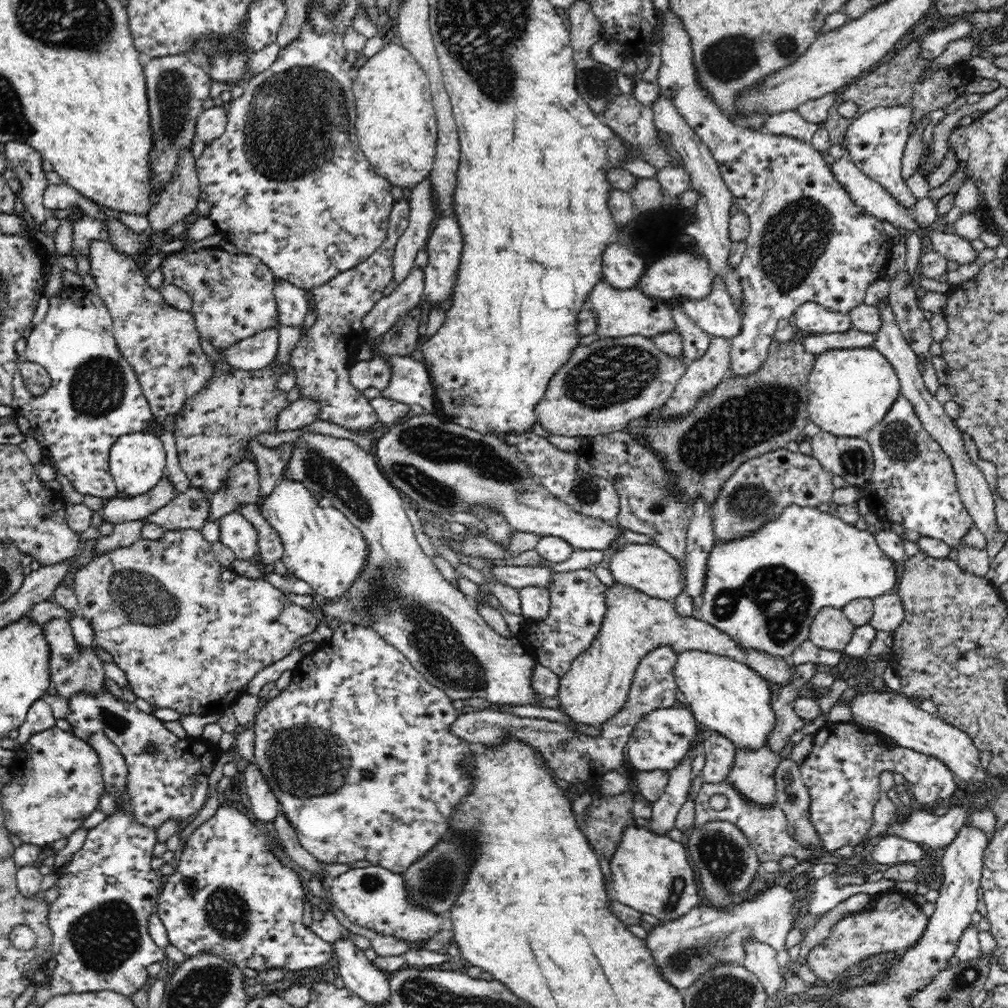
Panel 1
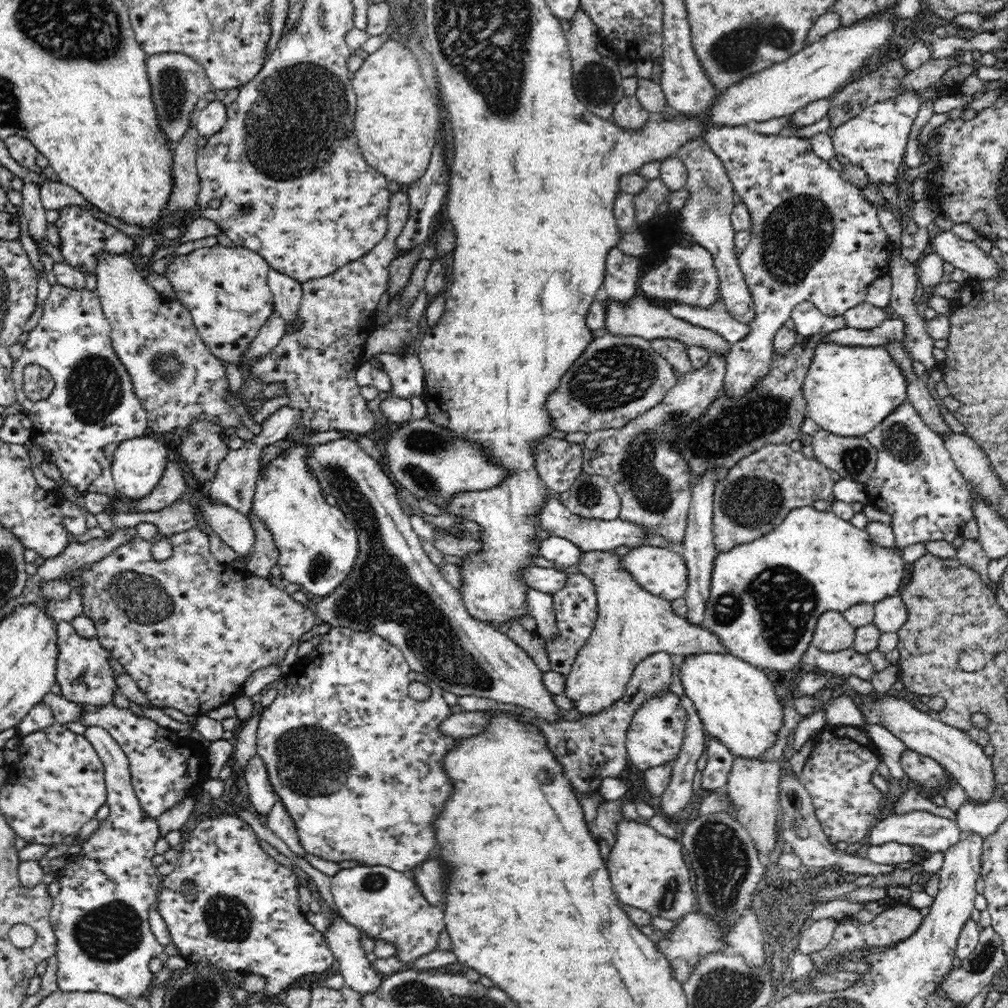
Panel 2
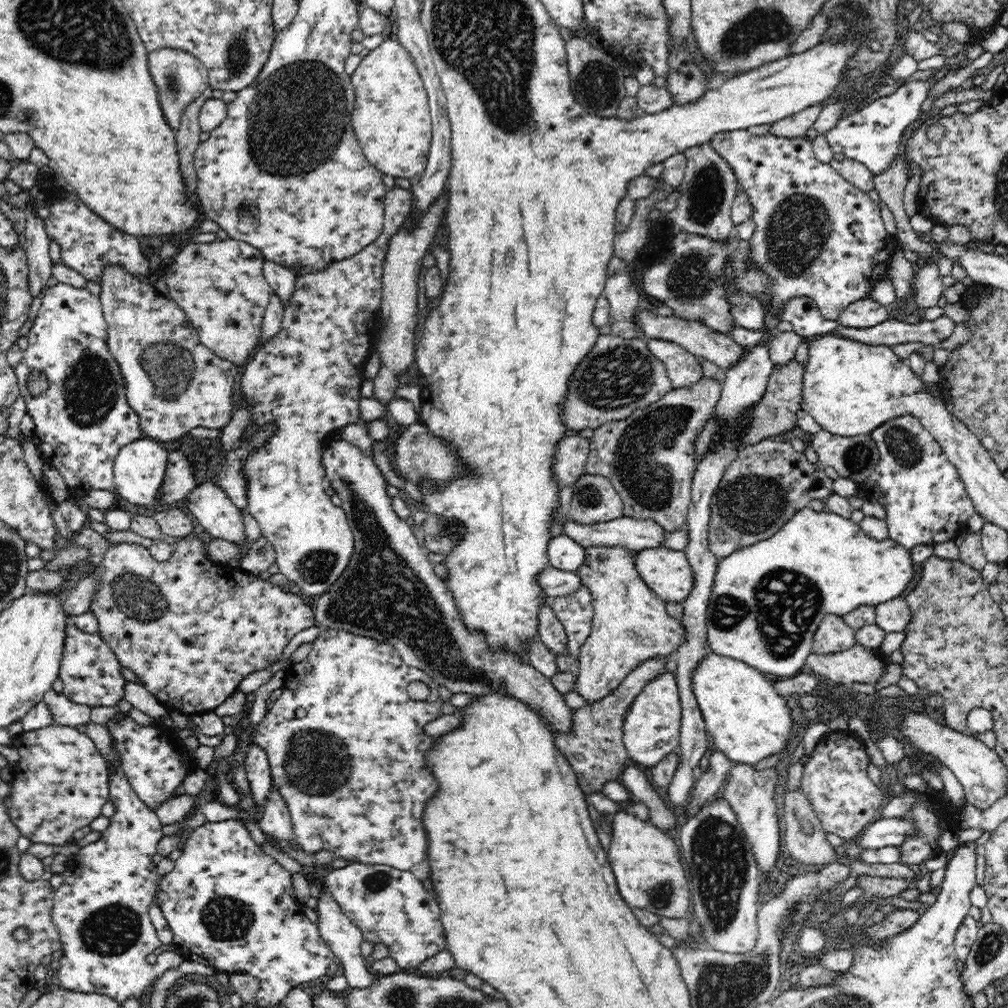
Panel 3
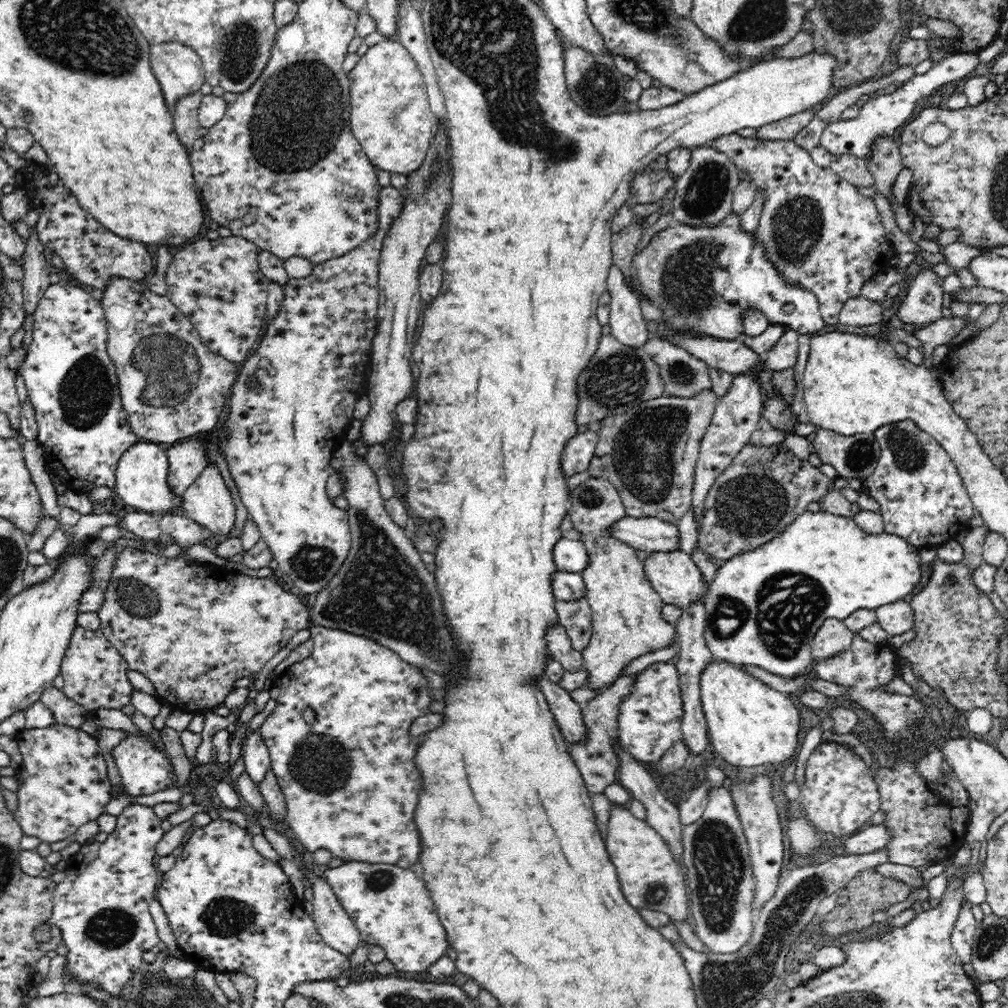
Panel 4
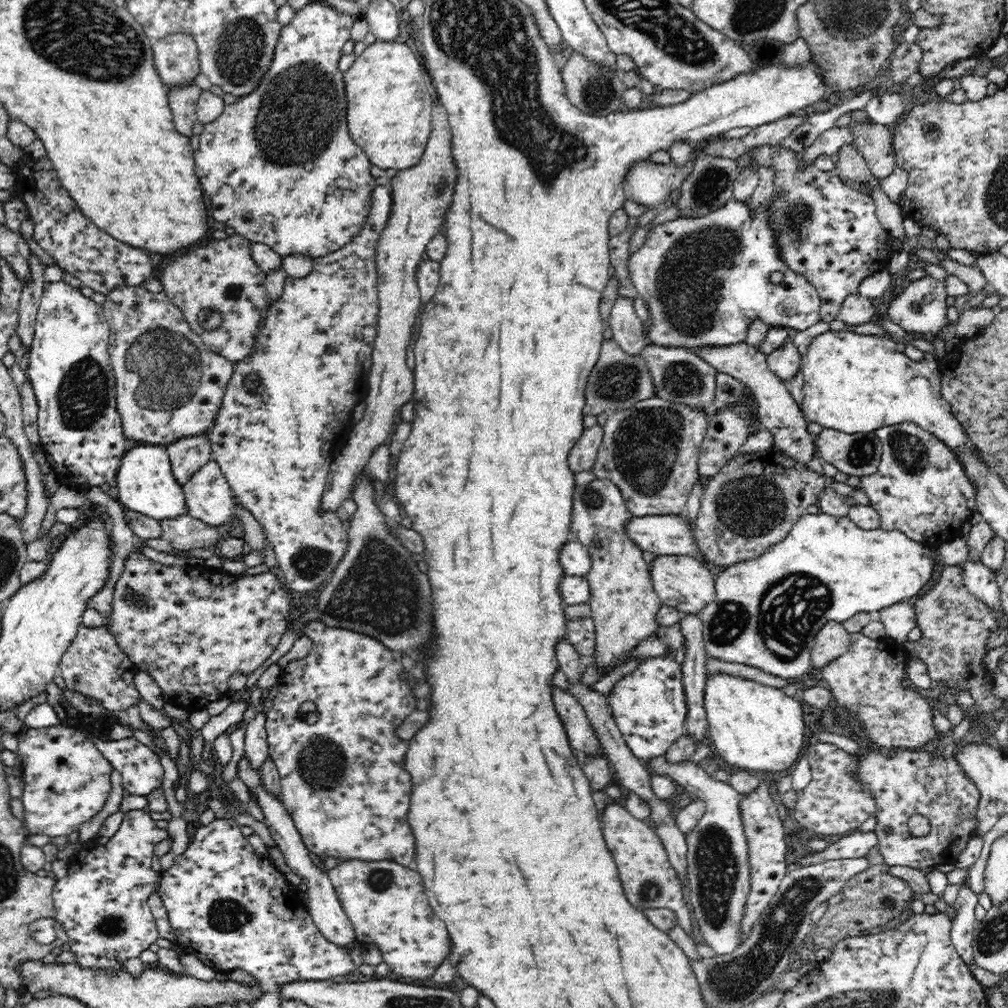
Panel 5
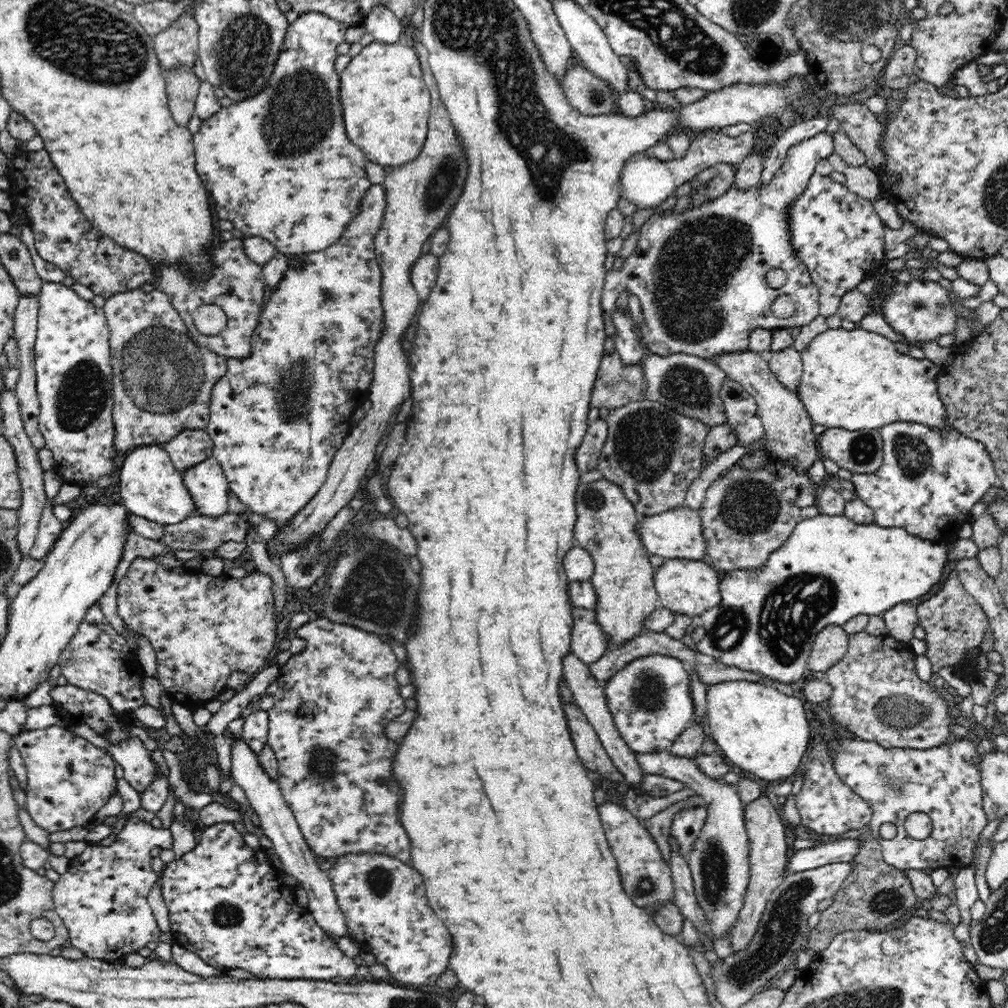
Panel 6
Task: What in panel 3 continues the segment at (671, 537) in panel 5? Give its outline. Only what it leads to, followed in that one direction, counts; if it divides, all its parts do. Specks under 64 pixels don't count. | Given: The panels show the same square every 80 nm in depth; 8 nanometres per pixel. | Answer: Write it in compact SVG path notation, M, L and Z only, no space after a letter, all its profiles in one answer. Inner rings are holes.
M552 510L550 514L550 526L553 524L560 524L562 527L562 536L570 538L576 542L580 547L585 550L594 547L614 547L618 546L624 549L630 549L640 551L644 549L650 549L655 547L661 547L661 542L664 540L664 529L652 519L636 520L627 516L615 518L608 522L594 522L592 524L586 524L582 522L576 522L573 518L564 516L565 521L561 521L560 514L556 510Z

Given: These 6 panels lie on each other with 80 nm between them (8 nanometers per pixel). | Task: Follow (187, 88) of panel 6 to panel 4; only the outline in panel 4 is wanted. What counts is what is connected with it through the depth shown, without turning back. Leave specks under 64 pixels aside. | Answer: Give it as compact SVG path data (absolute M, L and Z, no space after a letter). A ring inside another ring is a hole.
M200 91L181 98L173 112L173 125L175 133L182 145L186 147L186 153L191 151L193 142L198 138L198 129L201 127L198 118L198 109L202 100Z

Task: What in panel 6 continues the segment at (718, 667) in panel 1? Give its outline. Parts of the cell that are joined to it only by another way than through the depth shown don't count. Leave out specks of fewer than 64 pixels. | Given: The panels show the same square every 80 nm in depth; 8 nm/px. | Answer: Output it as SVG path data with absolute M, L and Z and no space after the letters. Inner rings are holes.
M724 680L707 686L707 720L710 734L728 763L740 773L775 783L792 779L810 742L810 726L802 700L783 694L778 688L750 681Z

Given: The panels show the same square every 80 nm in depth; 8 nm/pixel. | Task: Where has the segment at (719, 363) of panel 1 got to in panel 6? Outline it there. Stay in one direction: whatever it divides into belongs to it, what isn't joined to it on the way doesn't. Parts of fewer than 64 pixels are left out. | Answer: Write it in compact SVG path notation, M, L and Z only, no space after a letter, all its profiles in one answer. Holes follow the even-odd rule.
M646 398L610 410L607 426L607 440L595 468L603 479L622 489L640 517L684 507L688 487L702 472L702 448L709 427Z

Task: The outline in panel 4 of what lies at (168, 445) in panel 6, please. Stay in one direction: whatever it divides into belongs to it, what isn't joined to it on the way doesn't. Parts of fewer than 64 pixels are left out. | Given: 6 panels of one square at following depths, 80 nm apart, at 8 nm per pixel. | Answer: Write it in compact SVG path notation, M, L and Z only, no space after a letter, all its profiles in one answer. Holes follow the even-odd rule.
M200 442L173 444L167 450L169 474L168 483L176 497L184 494L205 470L208 462L206 450Z

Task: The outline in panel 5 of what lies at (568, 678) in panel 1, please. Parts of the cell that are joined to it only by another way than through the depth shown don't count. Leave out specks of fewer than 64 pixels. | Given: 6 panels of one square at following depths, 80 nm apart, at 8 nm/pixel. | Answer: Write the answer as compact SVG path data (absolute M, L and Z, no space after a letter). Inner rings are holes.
M594 479L592 482L575 485L573 490L572 512L570 514L570 526L573 538L579 541L589 550L591 567L584 576L590 587L591 615L595 624L594 654L591 655L590 664L596 665L601 678L608 676L610 672L624 664L631 652L650 637L664 637L665 627L657 621L657 612L663 605L657 592L654 590L650 569L642 557L642 549L634 545L624 533L624 524L632 518L632 513L625 505L625 498L621 490L608 480Z

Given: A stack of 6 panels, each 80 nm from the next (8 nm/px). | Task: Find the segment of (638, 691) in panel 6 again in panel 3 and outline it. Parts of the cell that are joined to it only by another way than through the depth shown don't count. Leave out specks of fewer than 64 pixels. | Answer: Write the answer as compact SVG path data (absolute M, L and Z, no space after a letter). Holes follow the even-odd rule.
M668 671L661 675L644 687L623 720L623 743L629 758L649 768L655 767L670 753L678 754L681 737L682 709L677 681Z

